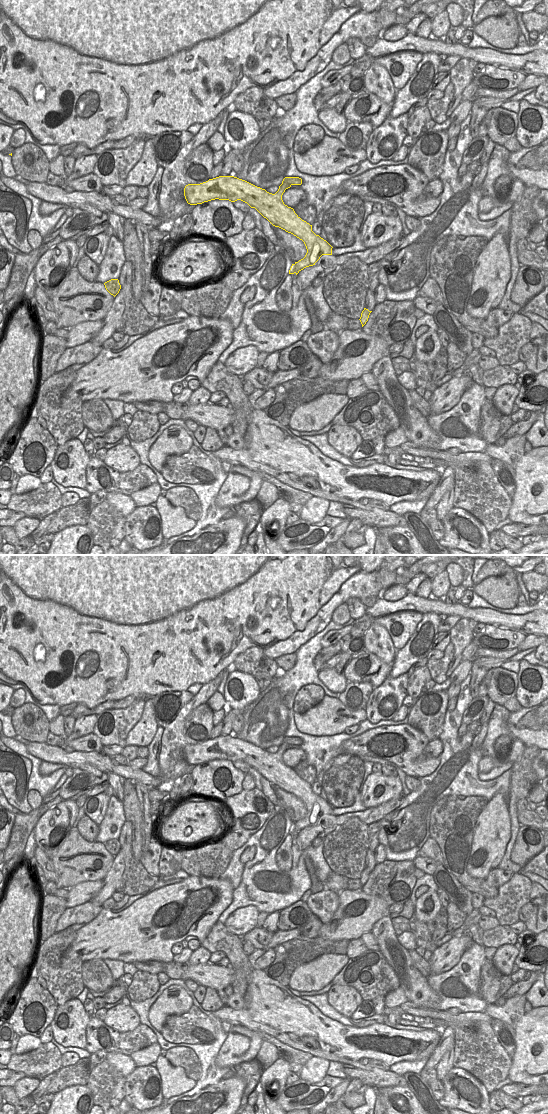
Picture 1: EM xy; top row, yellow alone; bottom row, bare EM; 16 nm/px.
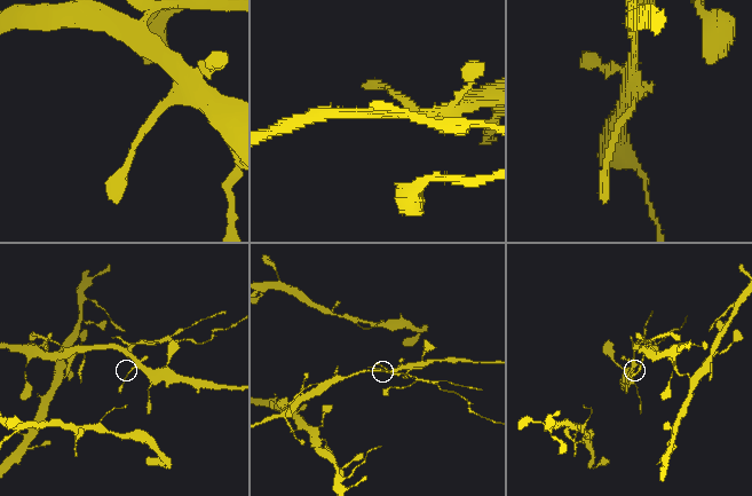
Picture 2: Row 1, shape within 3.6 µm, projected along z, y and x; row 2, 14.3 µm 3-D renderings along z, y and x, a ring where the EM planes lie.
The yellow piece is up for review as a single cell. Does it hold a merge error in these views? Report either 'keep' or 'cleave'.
cleave

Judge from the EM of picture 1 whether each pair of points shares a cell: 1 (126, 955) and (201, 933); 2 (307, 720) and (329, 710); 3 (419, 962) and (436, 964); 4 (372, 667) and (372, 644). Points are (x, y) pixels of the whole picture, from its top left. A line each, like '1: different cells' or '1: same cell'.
1: same cell
2: same cell
3: different cells
4: different cells

